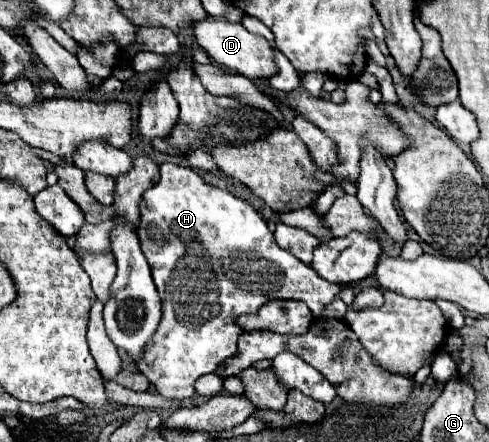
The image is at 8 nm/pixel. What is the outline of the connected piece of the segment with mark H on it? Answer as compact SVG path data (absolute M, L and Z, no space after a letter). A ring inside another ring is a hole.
M164 162L160 182L142 194L138 238L164 312L156 334L144 346L138 370L144 372L168 400L190 398L194 394L194 382L200 376L214 372L226 358L236 354L236 342L242 334L242 328L236 324L238 316L256 314L270 300L302 300L314 318L318 318L344 290L344 284L332 284L320 278L312 266L306 266L282 250L268 230L268 222L252 204L236 198L228 190L206 184L194 170L180 164Z

